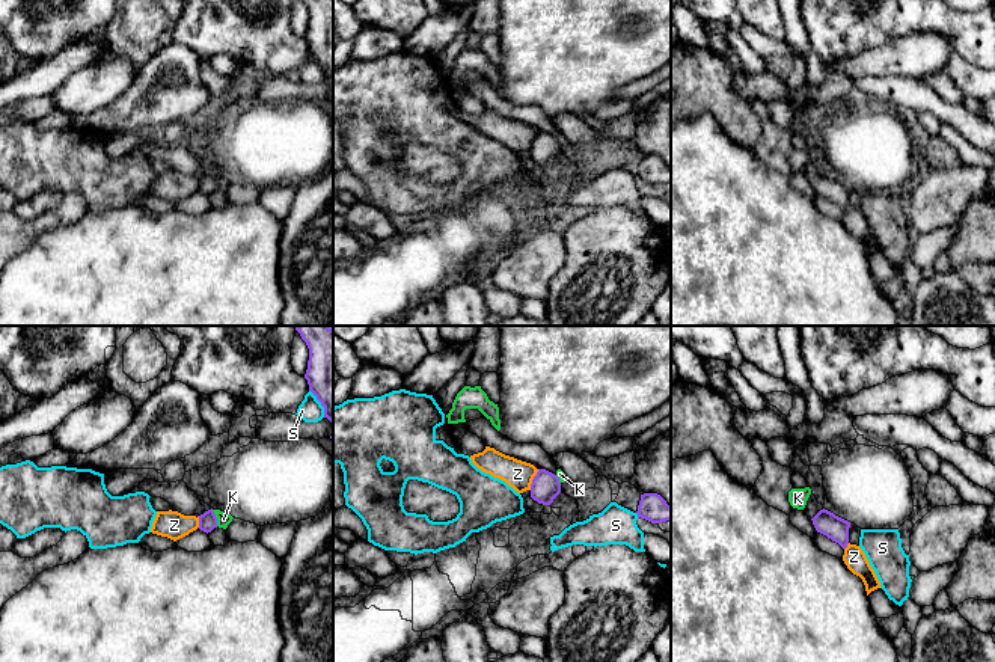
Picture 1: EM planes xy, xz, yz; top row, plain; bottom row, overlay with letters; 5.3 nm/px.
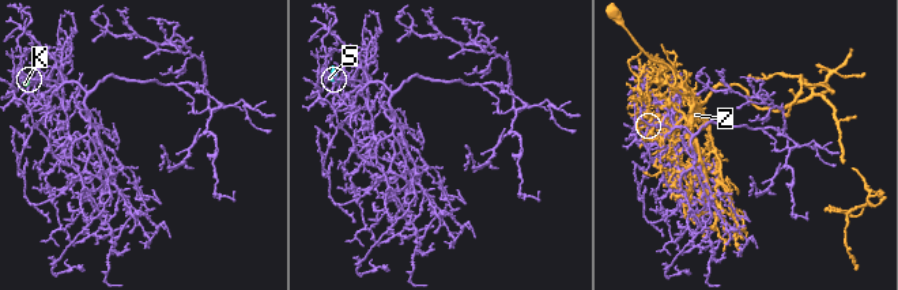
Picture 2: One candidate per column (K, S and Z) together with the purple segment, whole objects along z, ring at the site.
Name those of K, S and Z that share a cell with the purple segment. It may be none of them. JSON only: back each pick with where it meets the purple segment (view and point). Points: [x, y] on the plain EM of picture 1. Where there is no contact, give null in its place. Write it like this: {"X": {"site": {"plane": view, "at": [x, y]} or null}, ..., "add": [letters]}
{"add": []}

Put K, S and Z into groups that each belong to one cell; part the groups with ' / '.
K / S / Z

